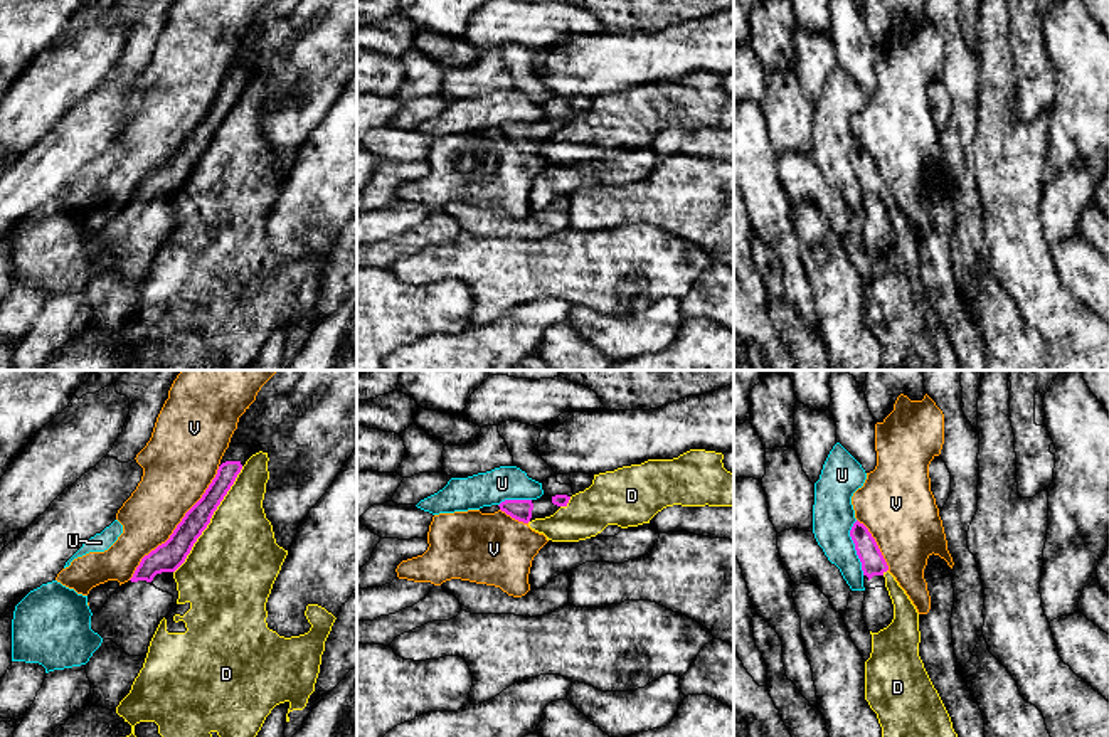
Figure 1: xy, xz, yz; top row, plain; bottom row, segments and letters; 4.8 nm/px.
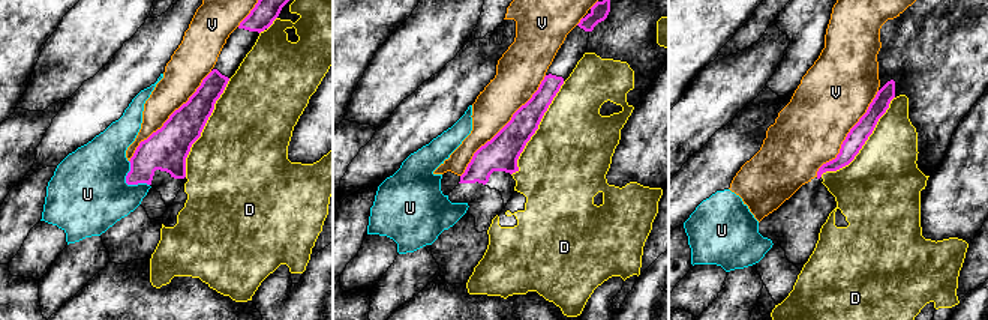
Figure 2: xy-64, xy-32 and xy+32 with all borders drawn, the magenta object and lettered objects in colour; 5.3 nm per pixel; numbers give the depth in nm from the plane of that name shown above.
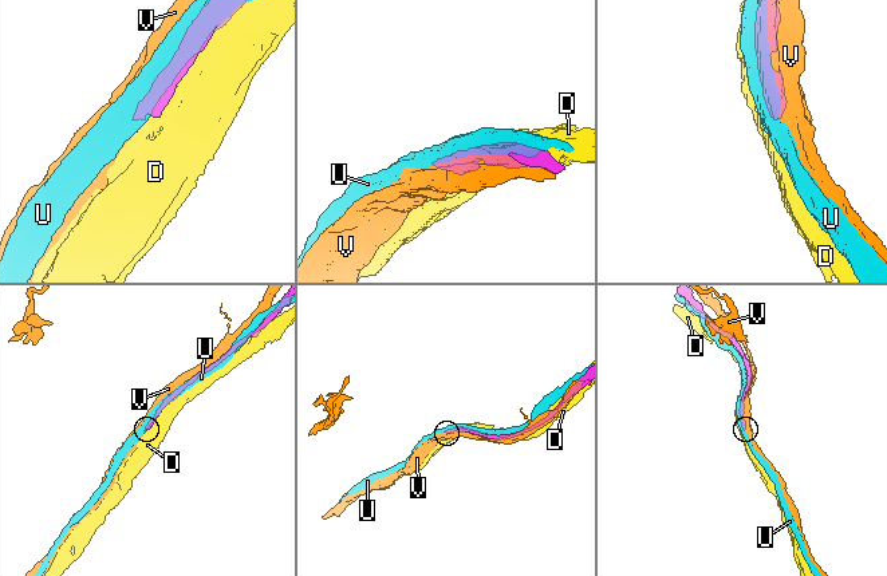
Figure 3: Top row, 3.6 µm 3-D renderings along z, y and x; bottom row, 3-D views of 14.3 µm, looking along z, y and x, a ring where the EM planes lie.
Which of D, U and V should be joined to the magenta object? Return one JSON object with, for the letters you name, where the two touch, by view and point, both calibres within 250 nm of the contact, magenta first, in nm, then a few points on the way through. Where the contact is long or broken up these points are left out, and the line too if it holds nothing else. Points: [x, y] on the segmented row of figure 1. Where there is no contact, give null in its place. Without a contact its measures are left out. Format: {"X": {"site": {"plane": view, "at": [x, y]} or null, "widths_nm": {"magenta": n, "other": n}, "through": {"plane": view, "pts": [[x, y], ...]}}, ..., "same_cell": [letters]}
{"same_cell": []}

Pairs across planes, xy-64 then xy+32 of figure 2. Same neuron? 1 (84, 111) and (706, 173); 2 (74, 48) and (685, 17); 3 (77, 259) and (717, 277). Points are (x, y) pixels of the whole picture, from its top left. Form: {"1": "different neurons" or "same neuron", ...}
{"1": "same neuron", "2": "different neurons", "3": "different neurons"}

